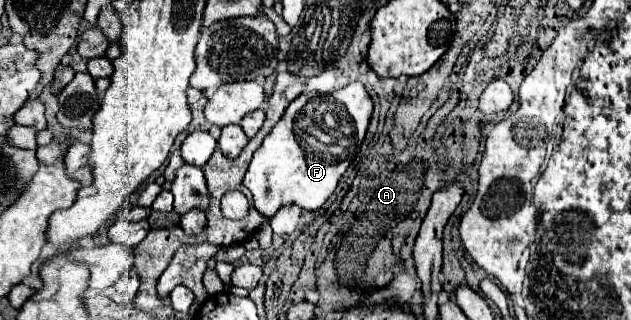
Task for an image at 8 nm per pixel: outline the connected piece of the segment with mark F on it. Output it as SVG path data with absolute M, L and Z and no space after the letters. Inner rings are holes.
M352 82L331 95L345 105L350 121L345 121L345 117L339 119L333 103L325 105L325 101L315 101L313 95L299 95L255 151L243 185L251 191L253 205L265 219L271 219L283 205L299 205L305 211L317 211L335 191L341 175L351 163L351 153L357 153L369 125L373 101L360 82ZM313 105L321 107L317 109ZM347 143L349 147L353 143L353 151L347 151Z

